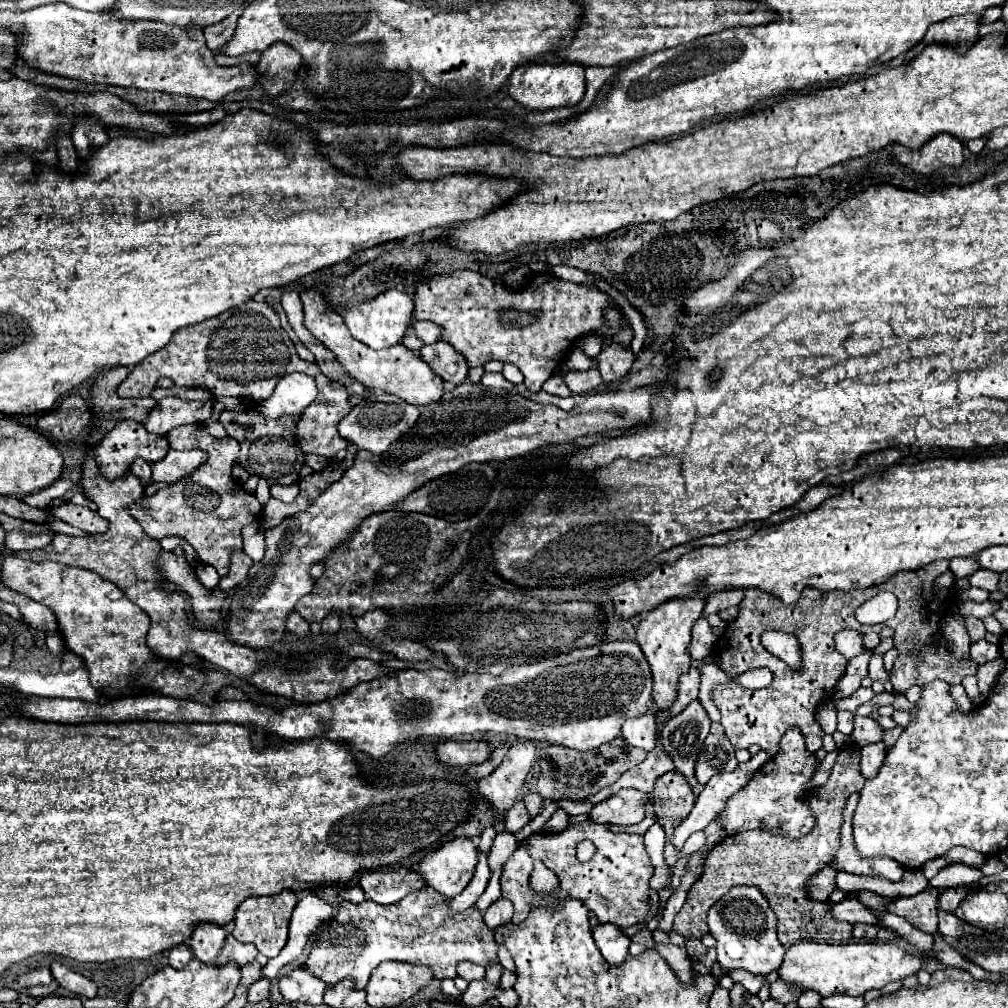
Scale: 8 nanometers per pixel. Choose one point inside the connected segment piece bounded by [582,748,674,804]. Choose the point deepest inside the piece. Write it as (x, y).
(642, 777)

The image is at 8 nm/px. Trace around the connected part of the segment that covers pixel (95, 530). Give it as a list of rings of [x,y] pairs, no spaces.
[[[66,502],[62,506],[53,508],[51,513],[56,518],[64,520],[66,524],[80,528],[88,534],[98,534],[108,530],[108,522],[97,511],[91,511],[88,507]]]

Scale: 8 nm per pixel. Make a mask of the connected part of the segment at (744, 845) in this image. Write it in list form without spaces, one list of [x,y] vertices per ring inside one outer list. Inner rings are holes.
[[[854,744],[844,746],[838,752],[838,760],[830,772],[830,778],[824,786],[812,790],[806,798],[812,812],[816,812],[816,824],[812,832],[806,836],[792,840],[792,838],[772,838],[768,848],[768,830],[748,830],[736,836],[726,836],[720,844],[716,844],[704,862],[702,876],[692,884],[688,898],[682,910],[674,918],[674,932],[682,934],[684,938],[700,940],[708,934],[706,914],[708,910],[732,888],[732,886],[756,886],[764,892],[770,908],[778,918],[778,940],[784,946],[798,944],[802,940],[812,942],[826,942],[826,944],[846,944],[852,940],[852,924],[838,922],[830,914],[828,902],[818,902],[808,896],[808,880],[828,866],[836,850],[840,846],[840,824],[842,824],[842,810],[846,800],[852,792],[860,792],[864,786],[864,776],[860,774],[860,748]],[[810,922],[818,922],[816,932],[812,930]]]

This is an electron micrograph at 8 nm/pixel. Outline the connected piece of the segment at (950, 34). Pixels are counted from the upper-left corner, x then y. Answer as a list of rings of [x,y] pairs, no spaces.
[[[954,16],[954,18],[942,20],[940,24],[932,24],[932,28],[928,28],[924,40],[906,54],[906,62],[916,58],[922,52],[922,48],[932,42],[954,44],[956,48],[960,48],[960,52],[964,52],[964,48],[968,48],[968,44],[972,44],[968,40],[968,36],[978,36],[978,26],[982,24],[980,20],[982,20],[980,16]]]

